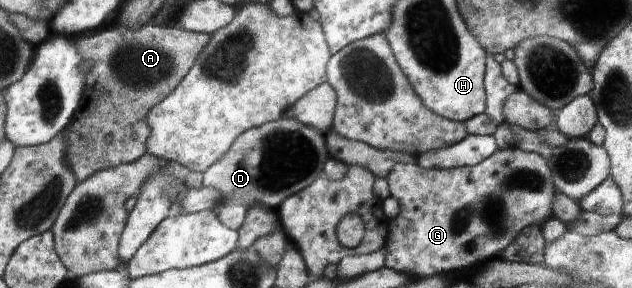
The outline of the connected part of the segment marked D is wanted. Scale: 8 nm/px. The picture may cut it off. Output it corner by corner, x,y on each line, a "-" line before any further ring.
281,117
278,120
264,123
238,135
235,143
213,166
202,173
202,185
211,186
220,193
220,201
211,209
217,215
221,206
253,206
263,205
276,210
290,195
305,190
310,183
325,177
325,163
330,157
326,146
325,135
314,127
301,123
298,119

